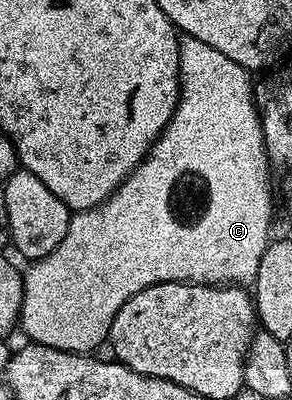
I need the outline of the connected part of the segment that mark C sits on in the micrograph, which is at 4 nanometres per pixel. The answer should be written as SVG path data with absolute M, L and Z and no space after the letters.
M182 36L180 38L181 46L179 47L179 71L181 72L181 93L177 96L177 106L173 112L172 119L167 123L167 127L161 132L157 142L149 148L149 152L145 157L133 168L124 183L111 194L109 198L101 205L96 205L93 209L82 209L74 212L69 218L69 226L67 227L67 235L63 235L63 243L59 243L59 247L55 247L55 251L51 251L51 255L40 257L38 261L32 262L28 266L29 270L24 270L23 280L21 282L21 312L19 314L19 329L26 333L30 342L38 345L46 345L52 349L59 351L67 351L68 353L80 353L82 355L92 354L93 349L97 349L100 345L106 344L109 328L113 322L113 317L119 311L119 307L123 307L123 303L127 303L127 299L131 299L131 295L135 295L139 291L143 291L147 287L151 287L155 283L167 283L168 281L187 281L190 285L219 285L222 287L245 287L253 283L256 279L256 273L259 271L260 259L271 240L269 234L269 224L273 221L273 193L269 190L269 169L271 170L271 162L269 160L269 153L265 149L265 136L261 130L261 118L259 116L259 105L255 100L255 85L249 82L251 77L250 70L239 67L239 63L235 63L233 59L227 59L227 55L223 55L223 51L215 51L215 47L207 47L207 43L202 43L201 40L194 37Z

